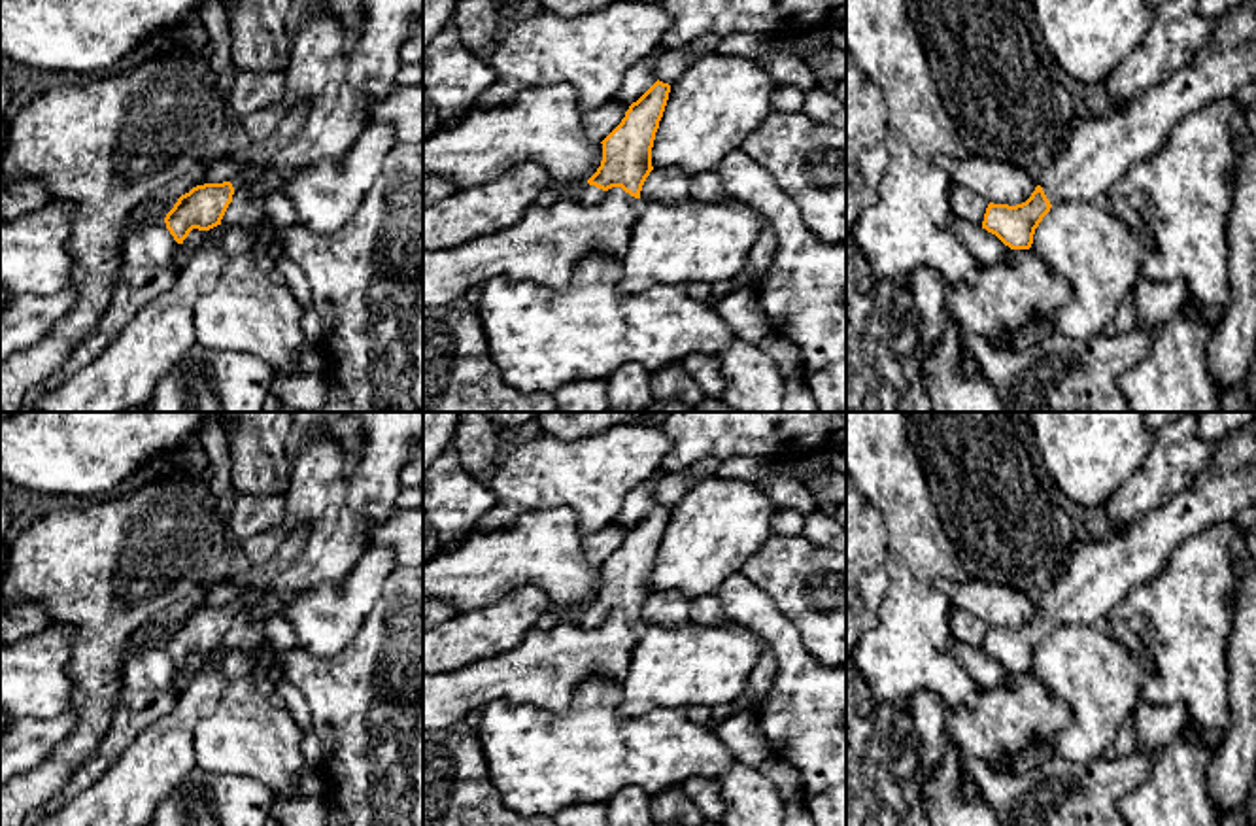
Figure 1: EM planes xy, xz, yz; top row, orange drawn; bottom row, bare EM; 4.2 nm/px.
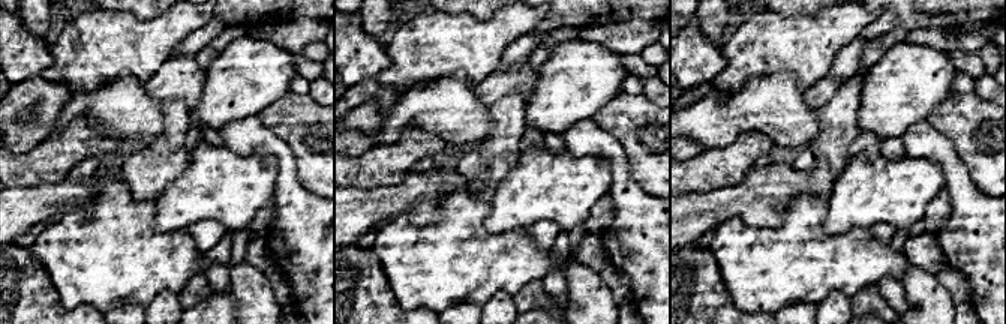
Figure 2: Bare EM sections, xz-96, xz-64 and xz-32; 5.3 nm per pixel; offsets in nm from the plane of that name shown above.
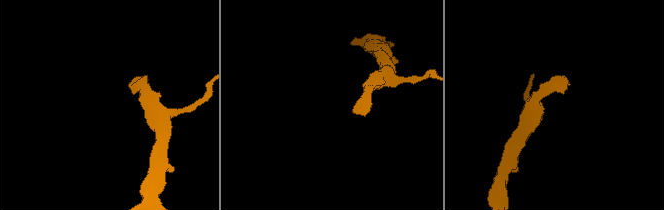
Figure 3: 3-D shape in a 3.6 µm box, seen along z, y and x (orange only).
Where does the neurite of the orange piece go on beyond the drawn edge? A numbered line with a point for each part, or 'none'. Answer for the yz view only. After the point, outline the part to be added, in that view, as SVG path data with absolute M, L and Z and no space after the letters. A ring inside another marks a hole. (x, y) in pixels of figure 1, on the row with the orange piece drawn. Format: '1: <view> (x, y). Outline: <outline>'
1: yz (1098, 154). Outline: M1256 0L1218 15L1216 25L1192 60L1163 83L1145 91L1128 106L1090 121L1077 119L1063 149L1043 170L1039 183L1052 206L1101 204L1126 174L1156 153L1169 130L1190 112L1231 96L1256 81Z

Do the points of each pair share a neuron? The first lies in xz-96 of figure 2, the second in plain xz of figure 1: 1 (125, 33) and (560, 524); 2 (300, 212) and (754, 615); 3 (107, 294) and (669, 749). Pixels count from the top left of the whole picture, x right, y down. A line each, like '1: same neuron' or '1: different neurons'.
1: different neurons
2: same neuron
3: same neuron

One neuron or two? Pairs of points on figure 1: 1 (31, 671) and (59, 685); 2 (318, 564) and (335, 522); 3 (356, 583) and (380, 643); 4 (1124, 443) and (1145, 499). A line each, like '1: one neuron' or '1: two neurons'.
1: one neuron
2: one neuron
3: two neurons
4: two neurons

